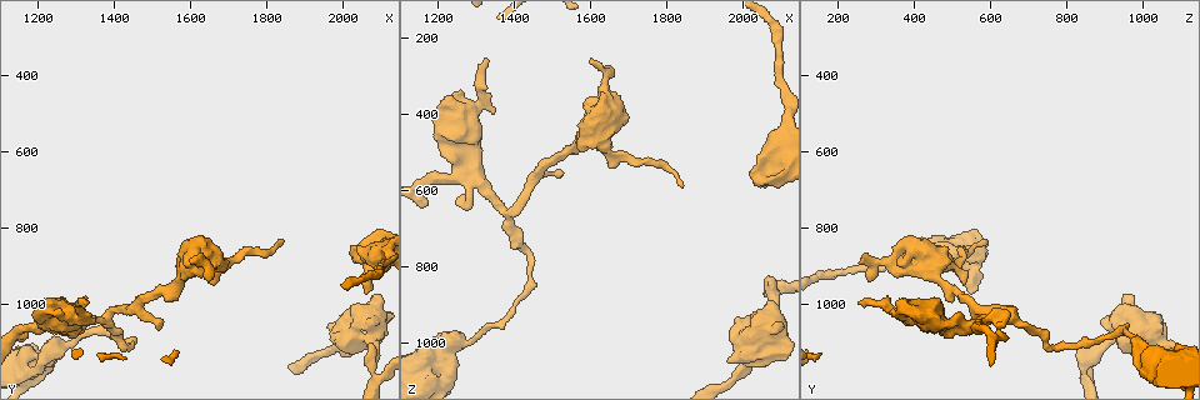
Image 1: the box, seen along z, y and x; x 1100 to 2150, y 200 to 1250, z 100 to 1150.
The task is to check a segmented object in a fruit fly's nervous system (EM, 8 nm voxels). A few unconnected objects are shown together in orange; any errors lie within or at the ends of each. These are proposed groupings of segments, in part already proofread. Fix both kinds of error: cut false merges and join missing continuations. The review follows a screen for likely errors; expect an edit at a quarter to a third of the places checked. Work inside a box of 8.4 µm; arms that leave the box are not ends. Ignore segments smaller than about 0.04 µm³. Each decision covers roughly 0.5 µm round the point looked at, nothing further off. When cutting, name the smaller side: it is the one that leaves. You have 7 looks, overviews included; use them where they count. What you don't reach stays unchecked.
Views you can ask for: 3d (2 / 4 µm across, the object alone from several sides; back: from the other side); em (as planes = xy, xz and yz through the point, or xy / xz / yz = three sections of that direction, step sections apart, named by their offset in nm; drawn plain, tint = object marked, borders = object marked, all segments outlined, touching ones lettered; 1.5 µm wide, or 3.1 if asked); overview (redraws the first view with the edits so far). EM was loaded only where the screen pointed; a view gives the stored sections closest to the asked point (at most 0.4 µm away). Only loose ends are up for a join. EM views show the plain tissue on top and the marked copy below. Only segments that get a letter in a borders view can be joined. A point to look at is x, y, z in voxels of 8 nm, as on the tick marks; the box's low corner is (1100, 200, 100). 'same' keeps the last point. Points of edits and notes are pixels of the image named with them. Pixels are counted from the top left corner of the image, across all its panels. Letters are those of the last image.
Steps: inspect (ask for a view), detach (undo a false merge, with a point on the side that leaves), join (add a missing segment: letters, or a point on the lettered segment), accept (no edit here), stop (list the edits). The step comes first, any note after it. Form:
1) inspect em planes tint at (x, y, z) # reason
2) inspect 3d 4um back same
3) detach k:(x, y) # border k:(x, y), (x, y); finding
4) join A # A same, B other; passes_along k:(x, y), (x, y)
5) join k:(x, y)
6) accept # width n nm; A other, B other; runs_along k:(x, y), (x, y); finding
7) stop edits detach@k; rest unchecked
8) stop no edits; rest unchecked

inspect 3d 2um at (2090, 1185, 850) # abrupt turn

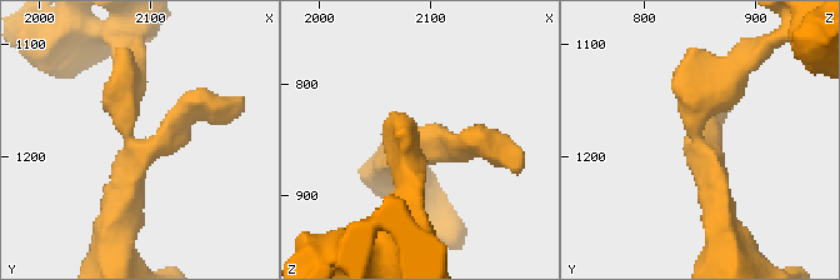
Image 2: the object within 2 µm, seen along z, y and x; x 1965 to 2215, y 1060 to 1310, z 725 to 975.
inspect em planes tint at (2094, 1186, 846)

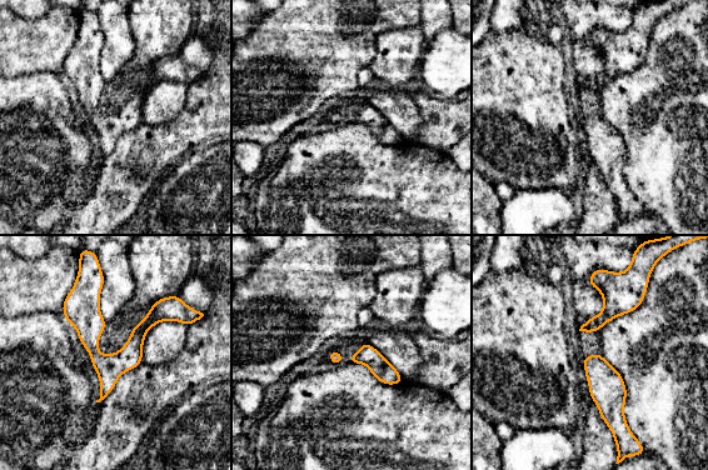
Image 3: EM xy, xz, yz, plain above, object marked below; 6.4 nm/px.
inspect em planes borders same # see the neighbours

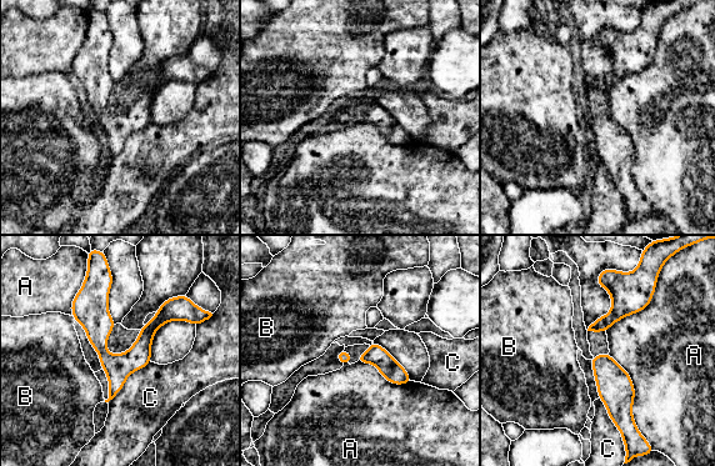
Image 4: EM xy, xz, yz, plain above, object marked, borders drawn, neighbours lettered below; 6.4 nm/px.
accept # A other, B other, C other; continuous, no second neuron

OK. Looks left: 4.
inspect em xz step 8 borders at (2060, 970, 555) # free end

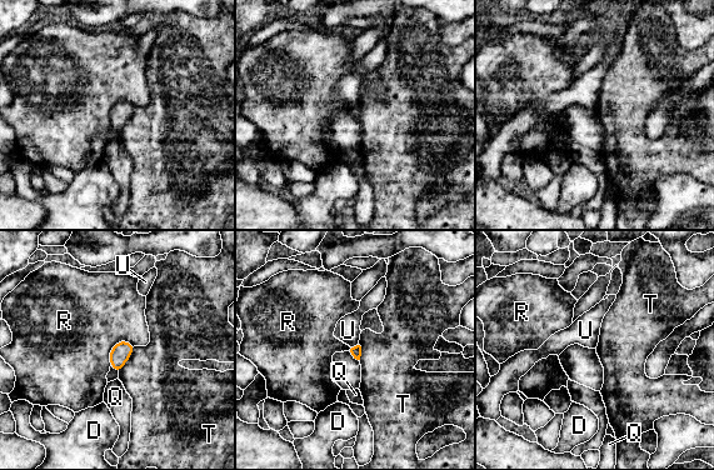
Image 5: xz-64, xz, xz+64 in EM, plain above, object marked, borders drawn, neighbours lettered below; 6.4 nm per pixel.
inspect em yz step 4 borders same # cut it another way

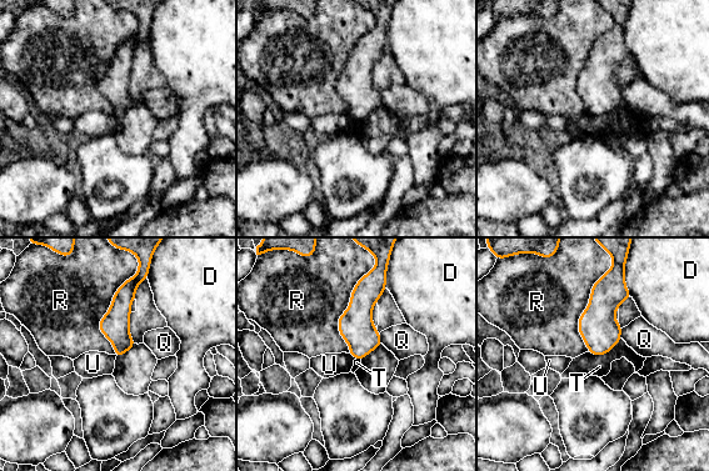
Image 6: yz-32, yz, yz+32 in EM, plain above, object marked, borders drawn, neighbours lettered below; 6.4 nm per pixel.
accept # longest_contact R 550 nm; D other, Q other, R other, T other, U other; border 6:(622, 339), (602, 355), (588, 352); no lettered segment goes on from it

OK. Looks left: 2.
inspect em planes borders at (1325, 995, 250) # branch stops here

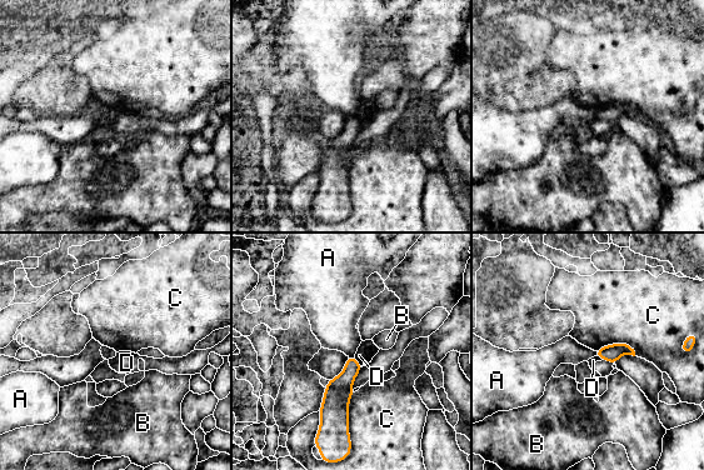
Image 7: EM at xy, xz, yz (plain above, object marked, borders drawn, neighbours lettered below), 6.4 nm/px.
accept # A other, B other, C other, D other; border 7:(348, 355), (354, 356); none of them fits

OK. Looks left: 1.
stop no edits; rest unchecked

